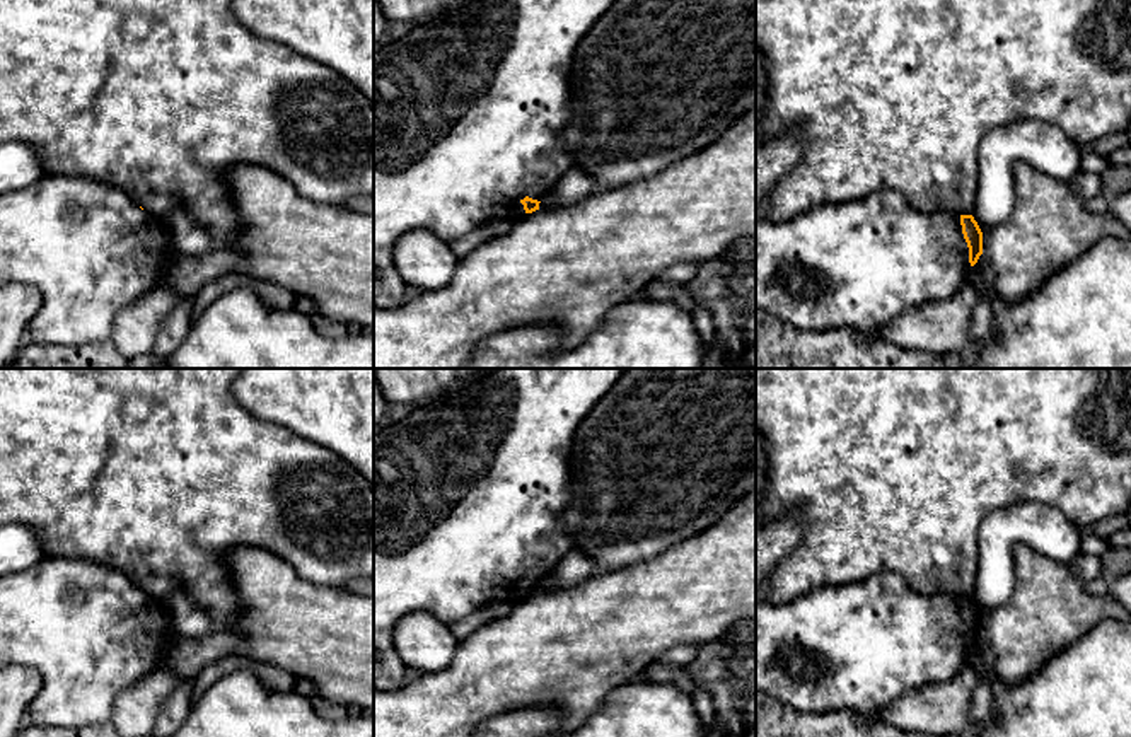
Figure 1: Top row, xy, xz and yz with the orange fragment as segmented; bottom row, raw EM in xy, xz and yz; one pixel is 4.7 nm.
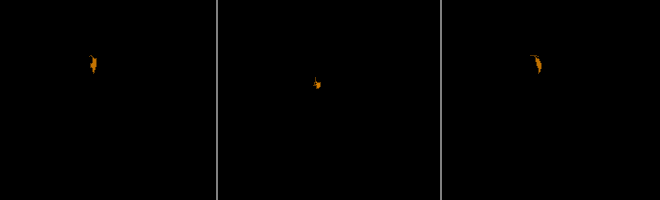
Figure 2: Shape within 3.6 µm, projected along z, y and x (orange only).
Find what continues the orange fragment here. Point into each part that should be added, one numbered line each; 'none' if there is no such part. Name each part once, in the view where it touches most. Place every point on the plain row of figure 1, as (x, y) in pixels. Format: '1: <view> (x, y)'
1: yz (858, 647)

